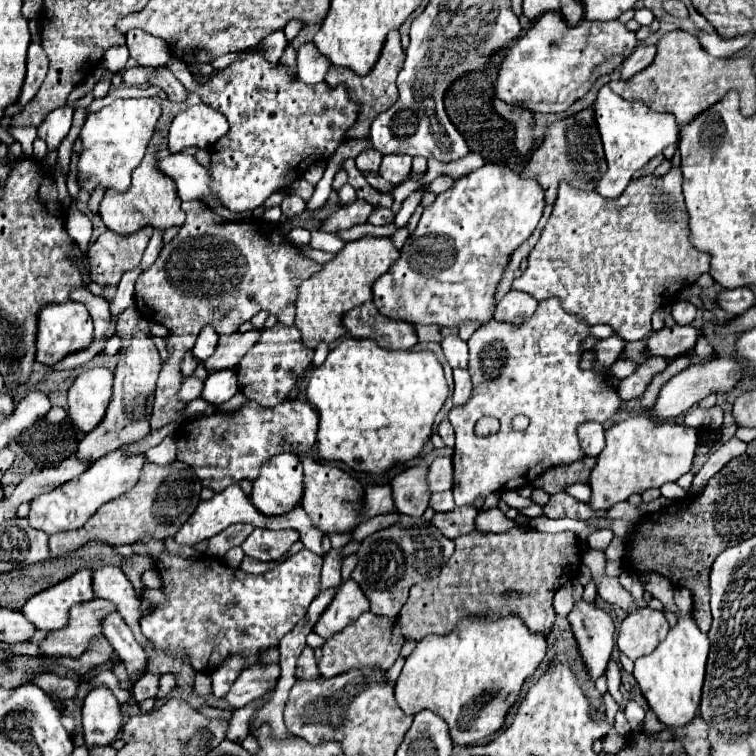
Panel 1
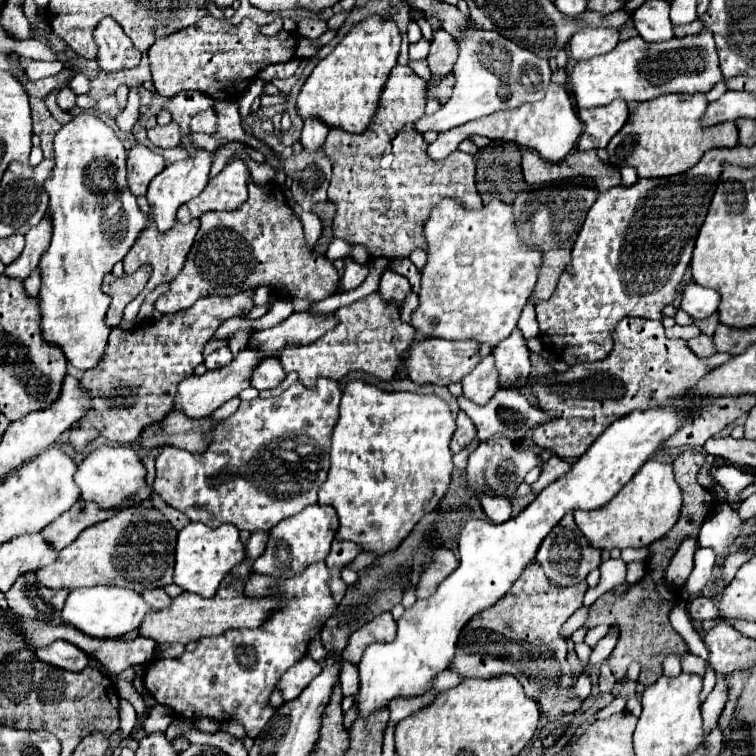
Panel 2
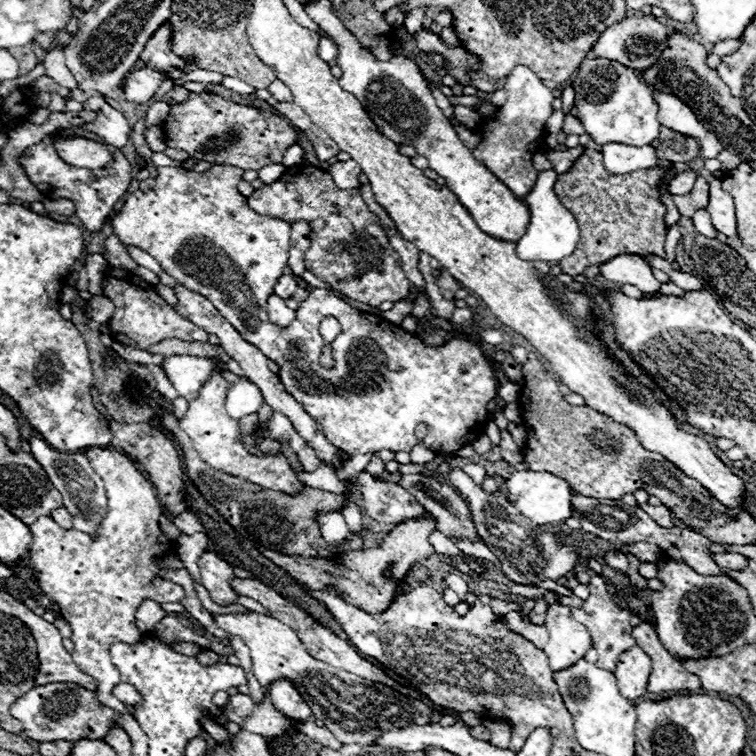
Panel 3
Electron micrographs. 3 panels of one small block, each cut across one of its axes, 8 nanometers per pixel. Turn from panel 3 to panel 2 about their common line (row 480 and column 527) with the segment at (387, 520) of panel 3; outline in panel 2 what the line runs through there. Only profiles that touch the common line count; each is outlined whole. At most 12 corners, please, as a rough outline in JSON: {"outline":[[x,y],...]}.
{"outline":[[622,318],[606,360],[532,380],[518,328],[492,350],[552,416],[536,444],[582,456],[614,420],[664,408],[730,354]]}

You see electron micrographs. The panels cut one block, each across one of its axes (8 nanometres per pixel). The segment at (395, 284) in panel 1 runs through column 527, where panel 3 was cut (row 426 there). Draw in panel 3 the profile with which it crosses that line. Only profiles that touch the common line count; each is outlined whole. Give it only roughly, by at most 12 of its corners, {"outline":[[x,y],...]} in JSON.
{"outline":[[228,366],[190,402],[180,428],[206,464],[250,484],[300,494],[286,456],[252,452],[228,416]]}

